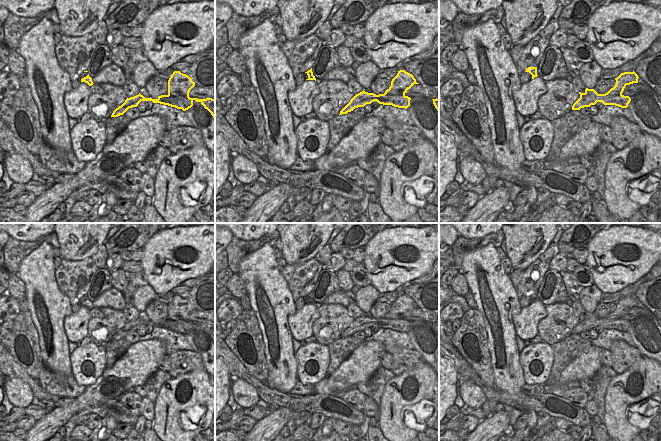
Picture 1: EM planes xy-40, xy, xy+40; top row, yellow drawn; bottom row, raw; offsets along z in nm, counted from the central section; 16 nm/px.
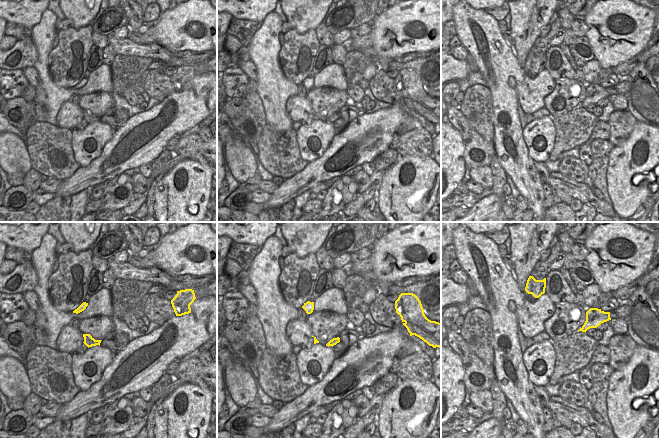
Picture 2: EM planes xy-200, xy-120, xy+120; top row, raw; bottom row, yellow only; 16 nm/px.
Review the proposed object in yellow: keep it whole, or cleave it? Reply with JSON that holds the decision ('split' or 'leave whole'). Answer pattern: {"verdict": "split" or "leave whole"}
{"verdict": "split"}

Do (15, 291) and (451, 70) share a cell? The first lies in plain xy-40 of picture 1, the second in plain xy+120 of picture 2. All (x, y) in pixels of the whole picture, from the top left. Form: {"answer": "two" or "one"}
{"answer": "two"}

